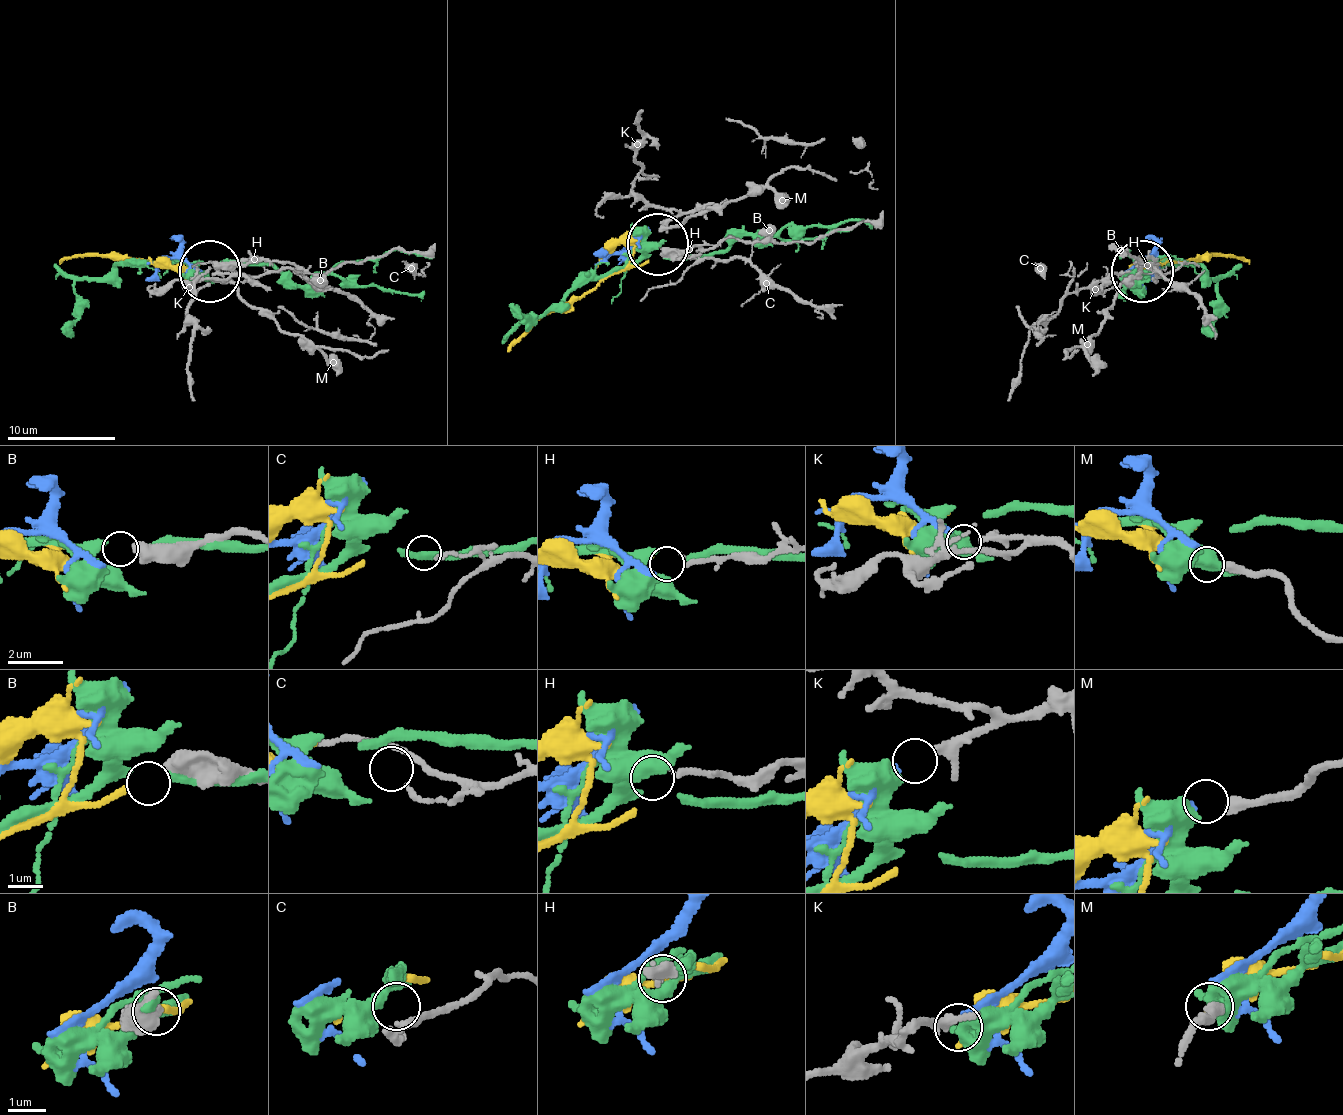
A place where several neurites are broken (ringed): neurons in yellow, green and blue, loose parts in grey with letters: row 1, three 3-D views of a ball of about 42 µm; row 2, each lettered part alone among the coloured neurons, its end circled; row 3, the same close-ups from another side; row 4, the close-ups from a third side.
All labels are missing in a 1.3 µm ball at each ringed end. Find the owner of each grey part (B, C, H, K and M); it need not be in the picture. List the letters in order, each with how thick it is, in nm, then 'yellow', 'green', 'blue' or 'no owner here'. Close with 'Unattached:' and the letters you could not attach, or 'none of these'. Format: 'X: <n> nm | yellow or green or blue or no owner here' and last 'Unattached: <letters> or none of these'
B: 500 nm | yellow
C: 110 nm | no owner here
H: 160 nm | no owner here
K: 320 nm | blue
M: 320 nm | green
Unattached: C, H

